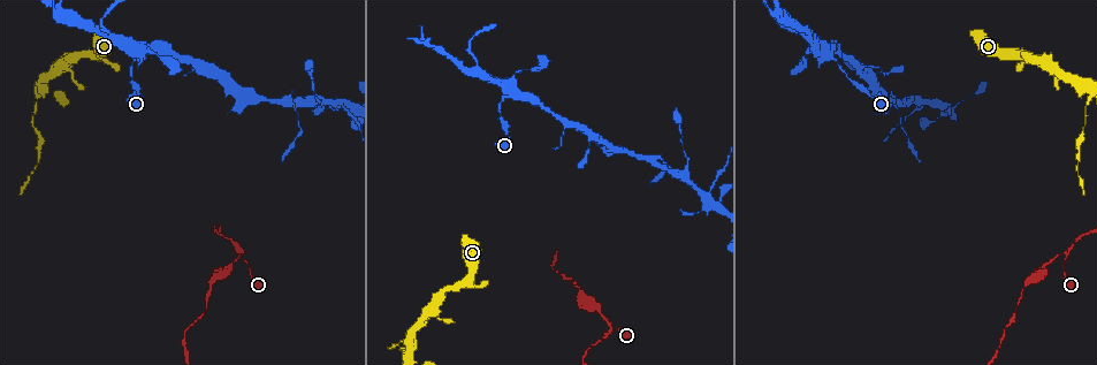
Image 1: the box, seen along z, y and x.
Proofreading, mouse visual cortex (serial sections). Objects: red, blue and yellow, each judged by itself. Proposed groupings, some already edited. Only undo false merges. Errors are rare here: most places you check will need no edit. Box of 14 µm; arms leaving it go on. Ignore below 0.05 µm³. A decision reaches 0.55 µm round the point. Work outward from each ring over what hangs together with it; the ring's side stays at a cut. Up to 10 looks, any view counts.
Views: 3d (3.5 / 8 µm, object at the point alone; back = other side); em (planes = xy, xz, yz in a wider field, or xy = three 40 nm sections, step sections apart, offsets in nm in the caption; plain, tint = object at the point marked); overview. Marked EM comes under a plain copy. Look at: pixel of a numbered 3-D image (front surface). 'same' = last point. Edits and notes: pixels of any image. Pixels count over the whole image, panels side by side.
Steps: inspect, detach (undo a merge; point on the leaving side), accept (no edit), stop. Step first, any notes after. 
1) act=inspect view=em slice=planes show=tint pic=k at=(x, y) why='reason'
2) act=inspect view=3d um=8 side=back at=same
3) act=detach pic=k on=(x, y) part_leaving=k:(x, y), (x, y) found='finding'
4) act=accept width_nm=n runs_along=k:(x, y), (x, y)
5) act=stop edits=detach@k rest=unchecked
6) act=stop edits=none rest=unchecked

act=inspect view=3d um=3.5 pic=1 at=(33, 106) why='sharp bend'

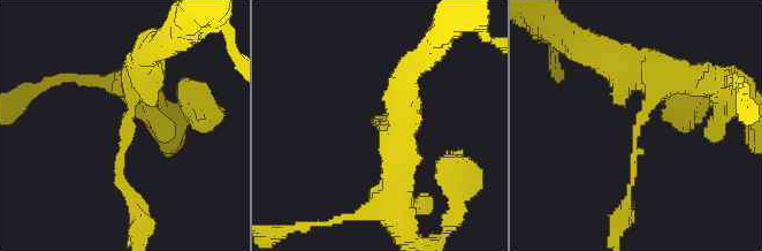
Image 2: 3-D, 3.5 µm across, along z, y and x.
act=inspect view=em slice=xy step=2 show=tint pic=2 at=(634, 125)

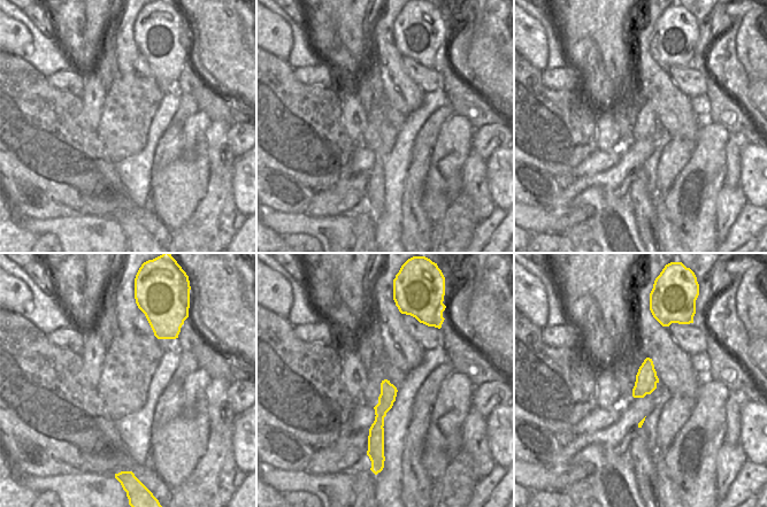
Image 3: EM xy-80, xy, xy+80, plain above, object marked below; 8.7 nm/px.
act=detach pic=2 on=(128, 132) found='two cells meet here'

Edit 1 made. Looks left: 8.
act=inspect view=3d um=3.5 pic=1 at=(828, 50) why='calibre changes'

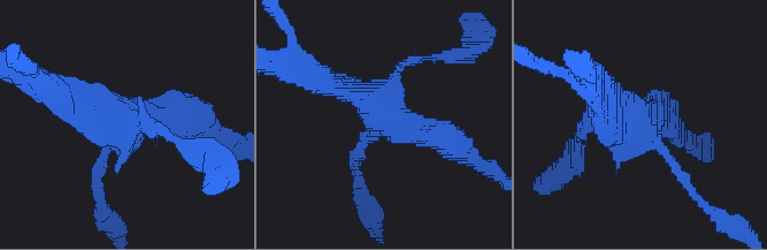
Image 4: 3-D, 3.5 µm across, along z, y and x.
act=inspect view=em slice=xy step=1 show=tint pic=4 at=(641, 125)

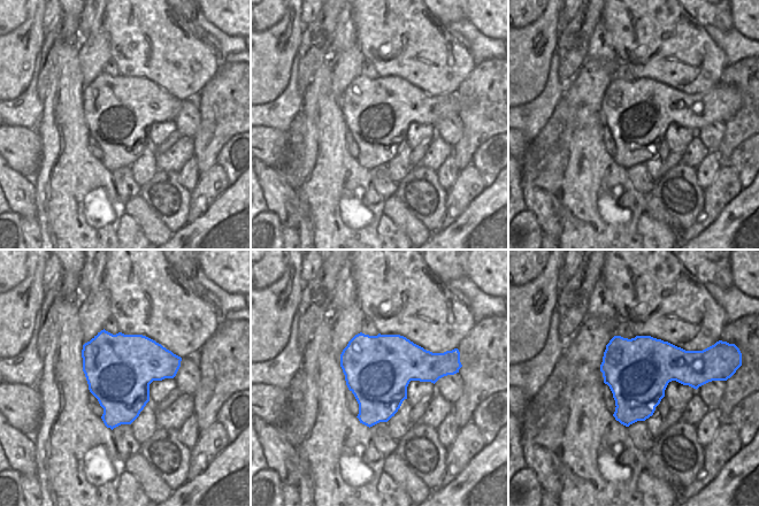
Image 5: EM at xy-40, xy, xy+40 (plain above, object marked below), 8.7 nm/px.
act=inspect view=em slice=xy step=2 show=tint at=same why='cut it another way'

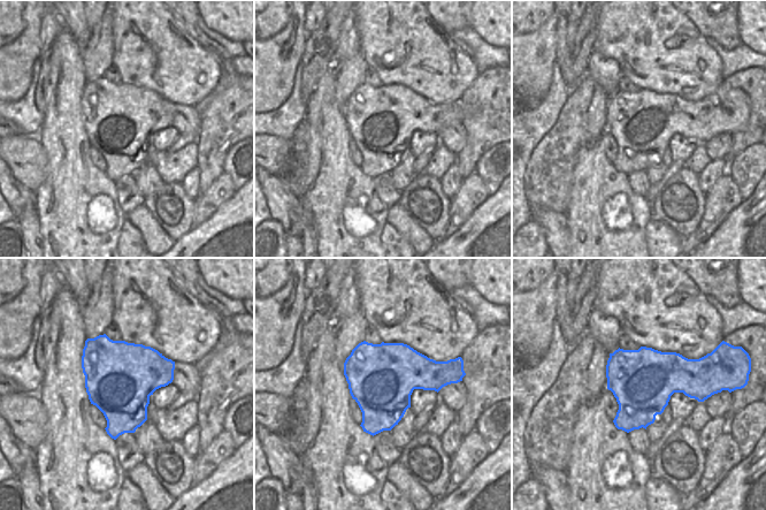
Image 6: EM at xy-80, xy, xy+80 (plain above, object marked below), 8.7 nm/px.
act=accept runs_along=4:(96, 184), (99, 159), (138, 116), (194, 123) found='continuous, no second cell'

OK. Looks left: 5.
act=inspect view=3d um=3.5 pic=1 at=(1069, 254) why='three arms meet'

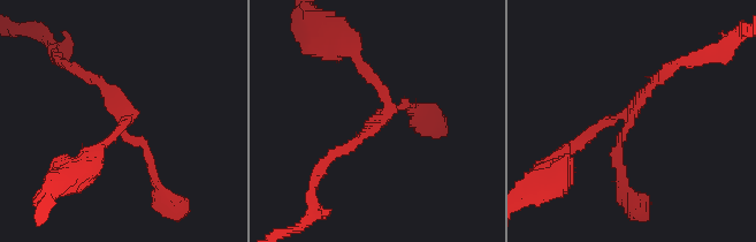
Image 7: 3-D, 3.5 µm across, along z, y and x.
act=inspect view=em slice=xy step=2 show=tint pic=7 at=(629, 121) arms=3 arm_widths_nm=150,150,150 why='now the EM'

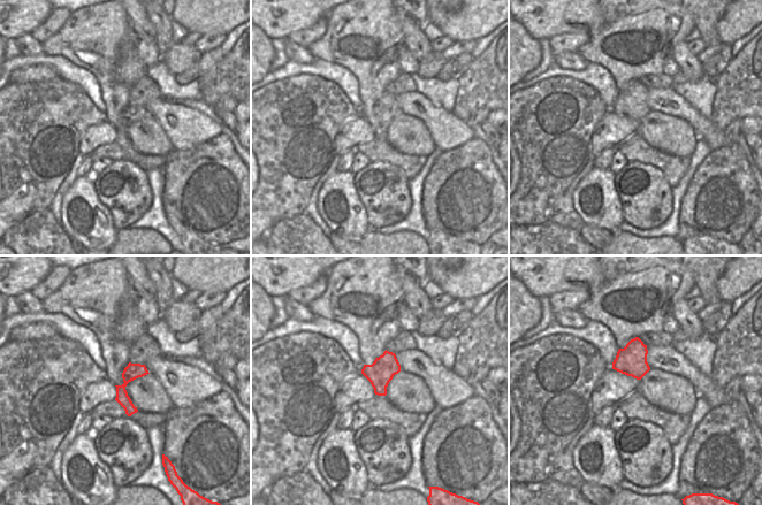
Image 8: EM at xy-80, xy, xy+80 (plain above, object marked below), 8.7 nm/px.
act=inspect view=em slice=xy step=1 show=tint at=same

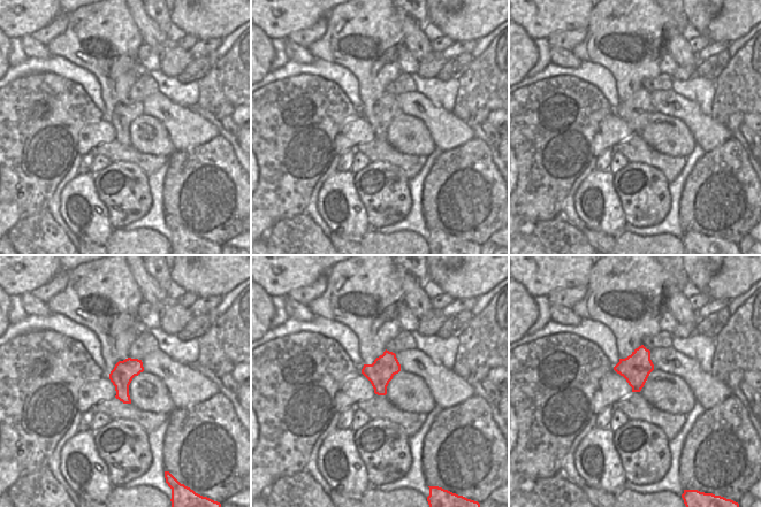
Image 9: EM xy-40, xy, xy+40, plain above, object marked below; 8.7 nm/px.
act=accept found='continuous, no second cell'

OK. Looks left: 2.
act=inspect view=3d um=3.5 pic=1 at=(903, 104)

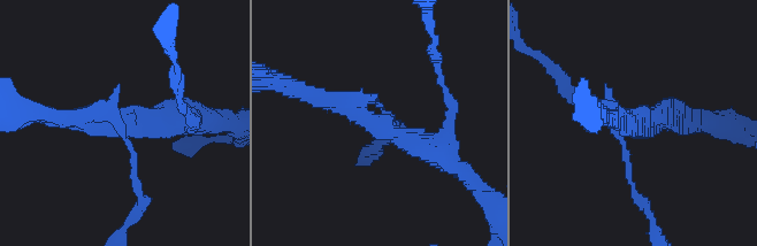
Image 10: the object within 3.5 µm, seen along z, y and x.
act=inspect view=em slice=planes show=tint pic=10 at=(115, 119) why='now the EM'

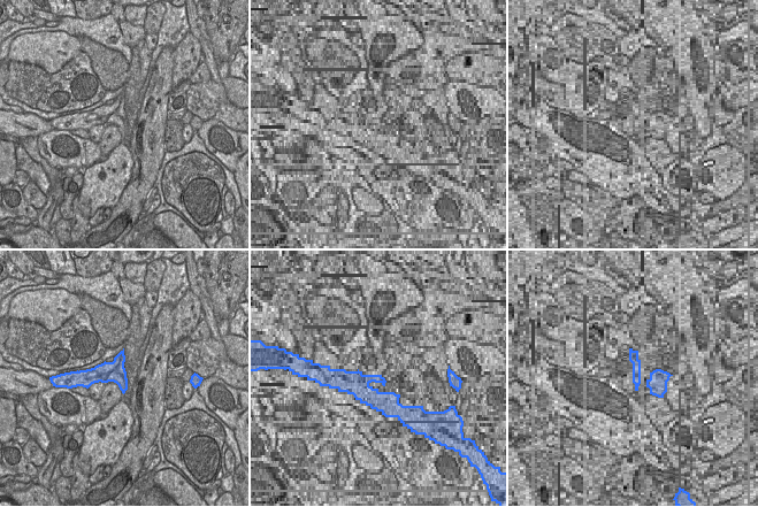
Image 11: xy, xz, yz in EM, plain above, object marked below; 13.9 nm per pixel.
act=accept runs_along=10:(305, 91), (339, 100), (442, 156) found='continuous, no second cell'

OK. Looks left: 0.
act=stop edits=detach@2 rest=unchecked

